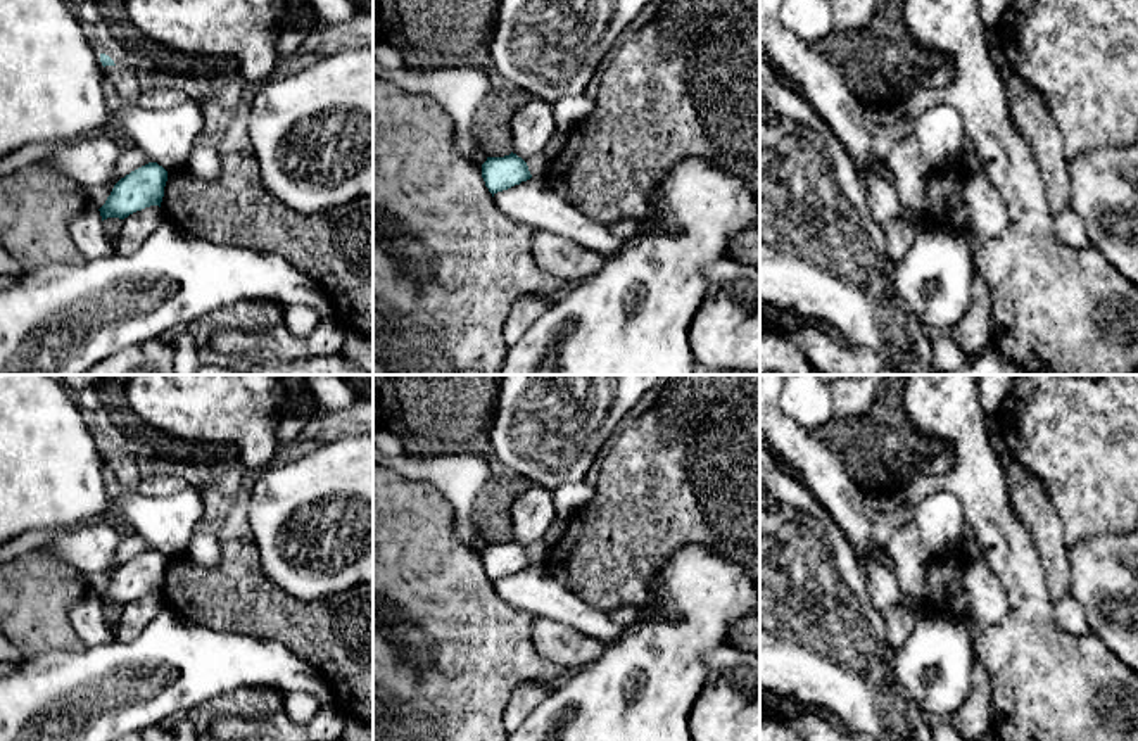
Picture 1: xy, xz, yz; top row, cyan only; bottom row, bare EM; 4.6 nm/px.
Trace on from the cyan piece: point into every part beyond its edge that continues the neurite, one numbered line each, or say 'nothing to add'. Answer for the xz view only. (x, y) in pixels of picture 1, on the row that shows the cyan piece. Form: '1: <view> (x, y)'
nothing to add

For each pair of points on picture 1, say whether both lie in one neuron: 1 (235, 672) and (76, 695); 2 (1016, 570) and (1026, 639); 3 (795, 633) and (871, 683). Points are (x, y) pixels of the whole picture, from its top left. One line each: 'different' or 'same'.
1: same
2: same
3: same

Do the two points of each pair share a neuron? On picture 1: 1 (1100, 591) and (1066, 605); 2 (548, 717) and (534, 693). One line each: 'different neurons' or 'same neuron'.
1: different neurons
2: different neurons

